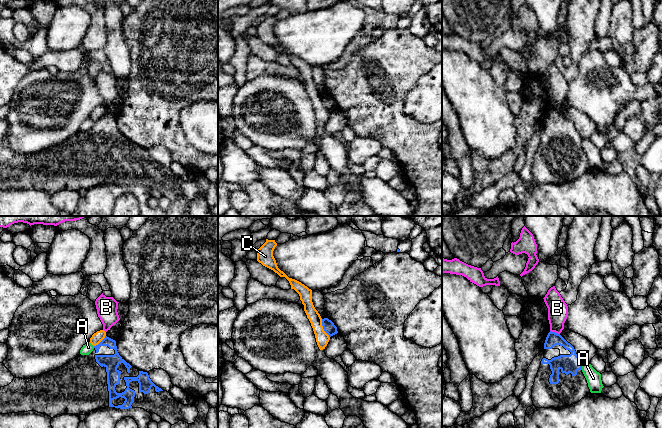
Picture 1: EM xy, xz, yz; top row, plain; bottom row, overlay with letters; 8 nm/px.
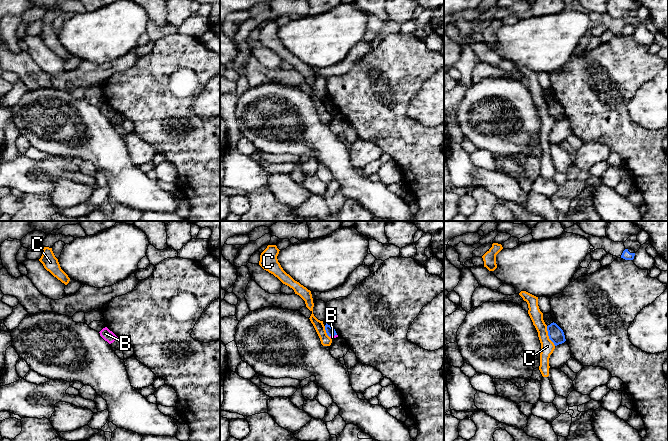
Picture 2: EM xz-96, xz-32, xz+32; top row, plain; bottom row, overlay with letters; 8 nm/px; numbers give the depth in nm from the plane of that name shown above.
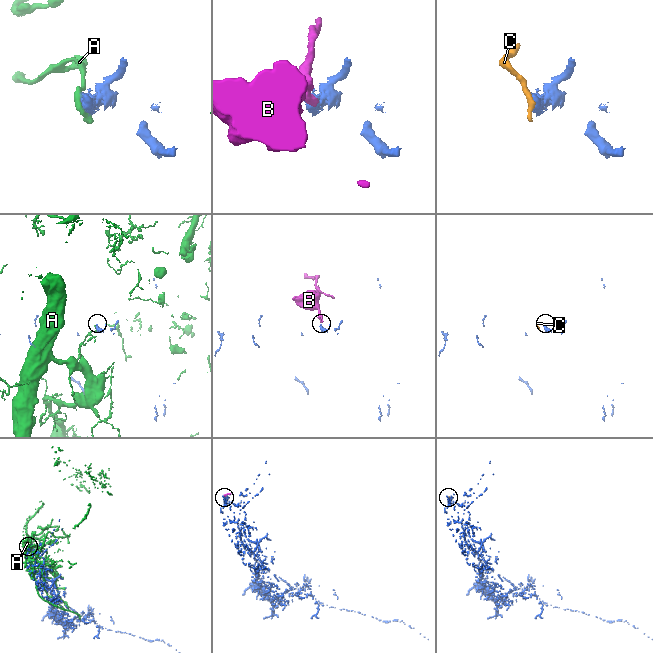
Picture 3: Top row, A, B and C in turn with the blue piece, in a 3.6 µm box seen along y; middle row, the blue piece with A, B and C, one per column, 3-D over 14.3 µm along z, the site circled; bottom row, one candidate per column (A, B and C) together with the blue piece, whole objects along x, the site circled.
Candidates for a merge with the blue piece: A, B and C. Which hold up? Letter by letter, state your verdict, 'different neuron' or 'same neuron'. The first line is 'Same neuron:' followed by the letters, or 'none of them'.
Same neuron: none of them
A: different neuron
B: different neuron
C: different neuron

